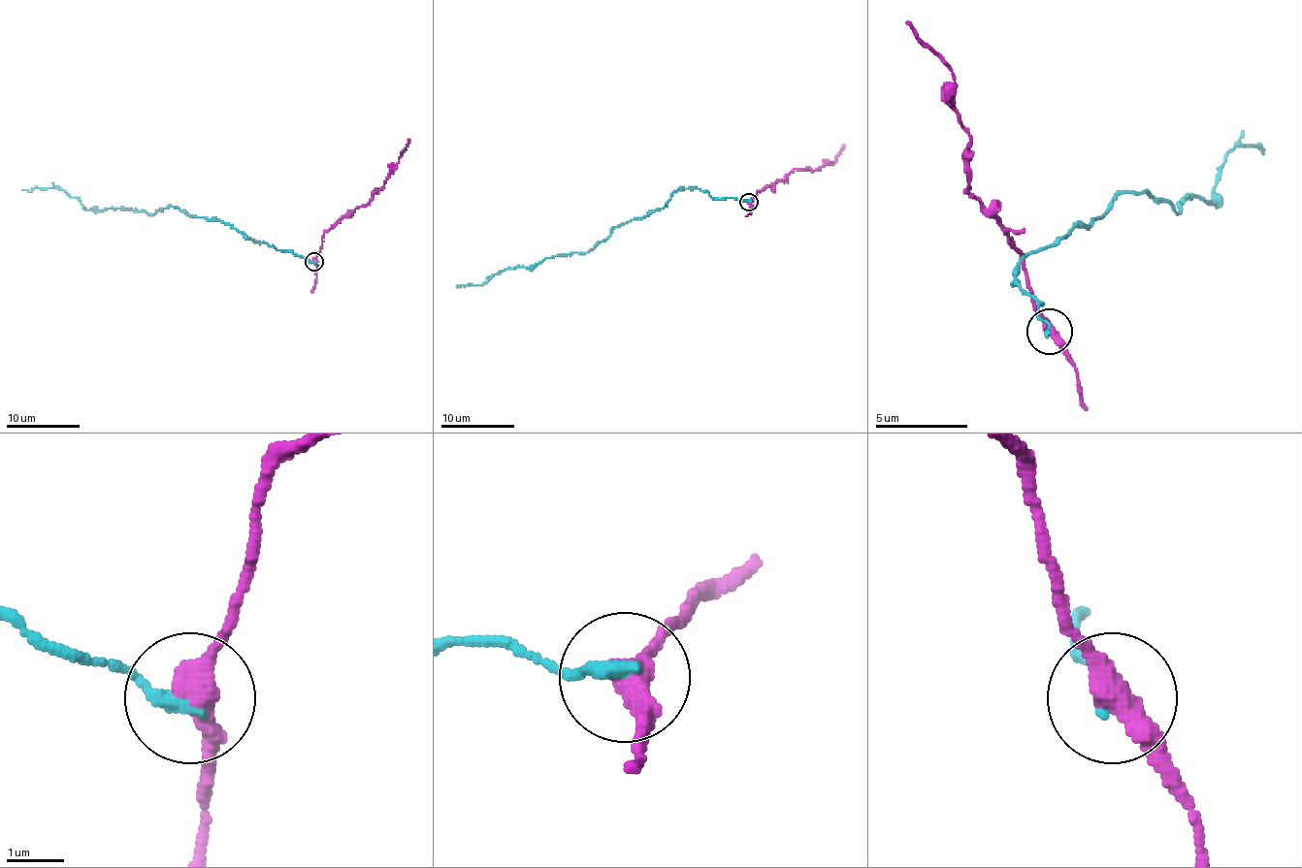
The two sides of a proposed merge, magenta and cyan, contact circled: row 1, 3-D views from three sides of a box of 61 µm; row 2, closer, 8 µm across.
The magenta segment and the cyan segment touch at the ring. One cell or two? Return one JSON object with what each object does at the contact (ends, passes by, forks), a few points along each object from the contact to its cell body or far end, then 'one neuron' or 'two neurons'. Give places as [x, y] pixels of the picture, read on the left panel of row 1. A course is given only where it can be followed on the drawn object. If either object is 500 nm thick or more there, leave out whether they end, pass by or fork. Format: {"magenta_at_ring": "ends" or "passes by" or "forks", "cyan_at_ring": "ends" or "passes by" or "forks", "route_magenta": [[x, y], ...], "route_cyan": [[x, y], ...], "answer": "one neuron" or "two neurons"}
{"magenta_at_ring": "passes by", "cyan_at_ring": "ends", "route_magenta": [[314, 261], [324, 234], [384, 184], [409, 139]], "route_cyan": [[314, 261], [254, 242], [227, 223], [186, 215], [178, 207], [152, 213], [88, 209], [57, 188], [22, 190]], "answer": "two neurons"}

